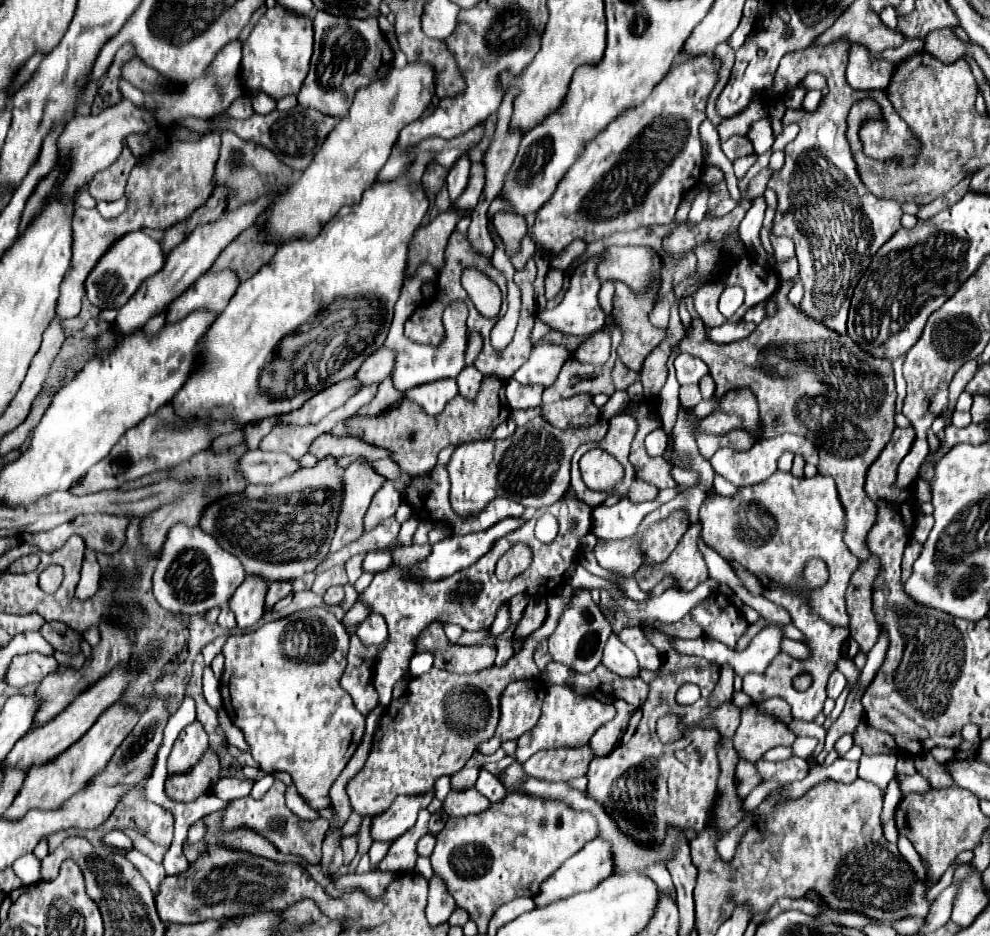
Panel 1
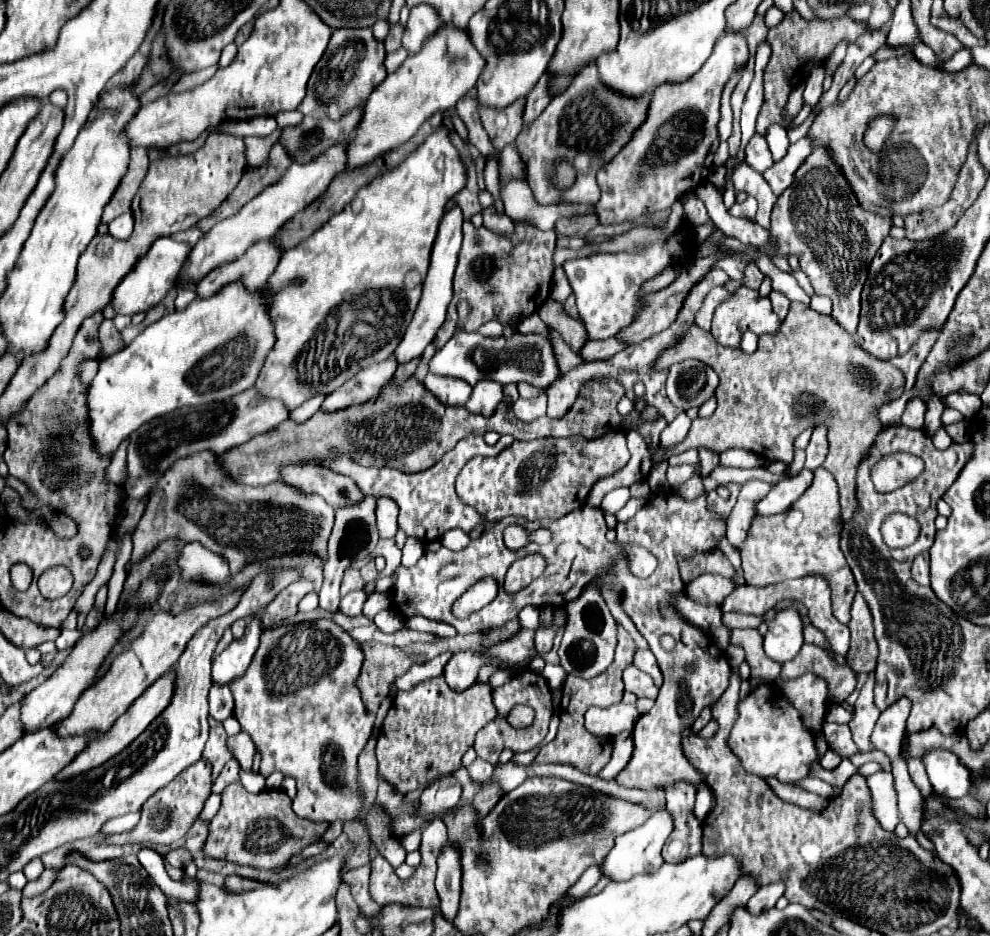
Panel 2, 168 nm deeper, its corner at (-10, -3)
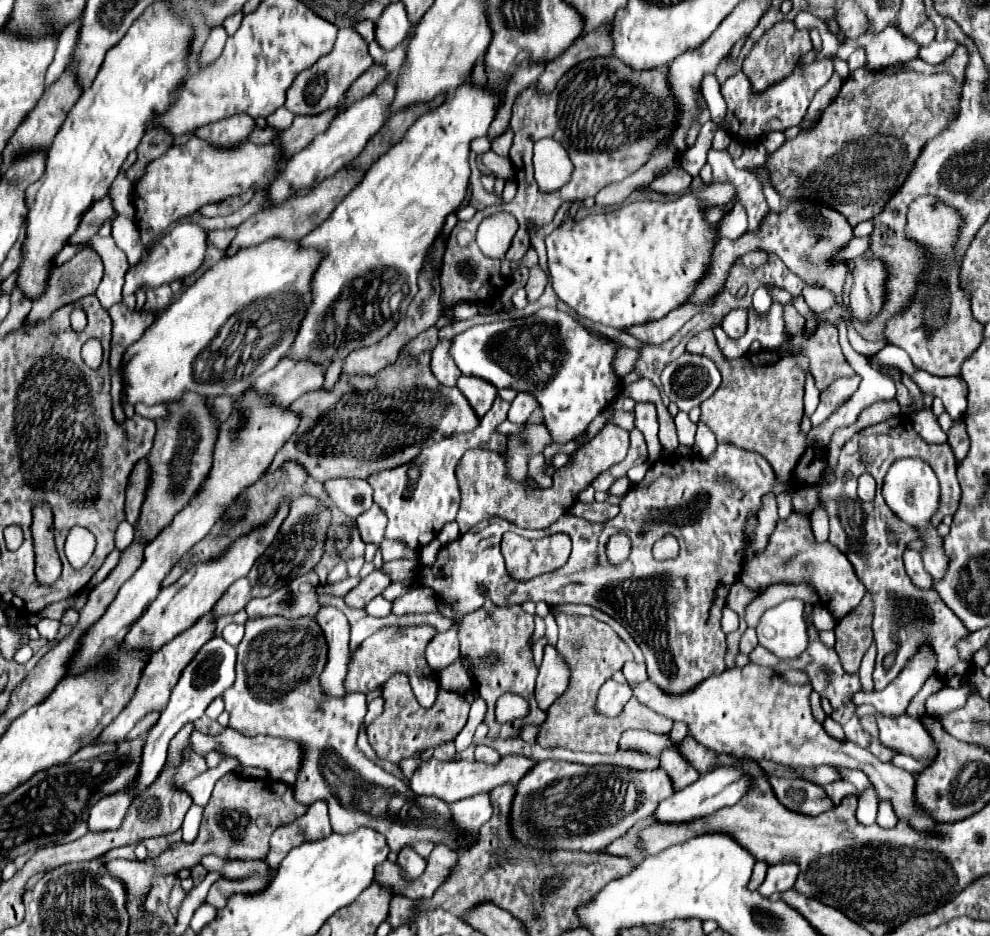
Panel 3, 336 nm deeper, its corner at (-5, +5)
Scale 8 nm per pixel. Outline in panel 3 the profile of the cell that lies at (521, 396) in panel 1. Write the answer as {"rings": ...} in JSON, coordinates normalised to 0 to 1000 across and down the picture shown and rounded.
{"rings":[[[525,419],[517,432],[515,432],[515,438],[513,438],[513,449],[519,451],[519,453],[531,453],[533,444],[543,436],[543,429],[541,425],[537,425],[537,421],[529,421]]]}

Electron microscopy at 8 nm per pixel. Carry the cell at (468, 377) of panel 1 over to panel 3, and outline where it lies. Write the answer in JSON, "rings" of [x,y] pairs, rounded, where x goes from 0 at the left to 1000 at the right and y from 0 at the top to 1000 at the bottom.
{"rings":[[[465,402],[461,412],[471,423],[471,427],[475,429],[475,434],[479,436],[483,447],[487,447],[497,436],[497,429],[503,421],[503,417],[497,410],[489,408],[487,404],[481,404],[481,402]]]}

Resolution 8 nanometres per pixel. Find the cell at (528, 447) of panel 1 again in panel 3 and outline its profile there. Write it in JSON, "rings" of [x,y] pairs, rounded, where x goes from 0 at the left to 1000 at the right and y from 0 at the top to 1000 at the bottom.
{"rings":[[[612,453],[602,468],[598,468],[592,476],[588,476],[584,483],[578,485],[574,498],[562,502],[558,521],[545,521],[545,524],[535,524],[533,519],[529,519],[527,513],[515,513],[511,509],[509,485],[501,485],[497,481],[473,481],[465,489],[461,500],[463,519],[467,526],[467,536],[461,551],[465,571],[473,568],[479,560],[499,551],[505,551],[533,566],[554,564],[558,558],[562,558],[568,549],[572,549],[578,543],[588,521],[598,517],[598,513],[604,506],[630,491],[632,481],[634,481],[634,462],[622,453]]]}

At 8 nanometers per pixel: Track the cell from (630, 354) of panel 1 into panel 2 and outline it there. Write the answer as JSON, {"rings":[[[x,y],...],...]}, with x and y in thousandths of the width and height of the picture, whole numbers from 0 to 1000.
{"rings":[[[799,323],[789,350],[781,357],[767,359],[767,370],[761,378],[728,370],[718,355],[698,346],[686,365],[668,378],[662,395],[664,391],[676,395],[676,391],[694,382],[704,382],[726,400],[724,438],[716,447],[704,447],[688,474],[666,483],[660,491],[696,479],[714,479],[724,485],[738,479],[757,479],[775,491],[791,491],[797,496],[803,468],[813,457],[833,453],[837,459],[837,504],[847,517],[849,551],[858,560],[866,547],[866,498],[886,468],[882,438],[890,438],[894,429],[912,421],[912,400],[898,387],[872,374],[839,338],[815,329],[811,323]]]}

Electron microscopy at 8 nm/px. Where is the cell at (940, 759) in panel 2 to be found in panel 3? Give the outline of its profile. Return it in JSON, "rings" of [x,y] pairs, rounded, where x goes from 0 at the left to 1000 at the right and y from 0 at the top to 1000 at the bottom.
{"rings":[[[878,752],[869,753],[866,756],[866,763],[869,766],[876,763],[882,763],[885,766],[889,791],[893,793],[893,797],[897,799],[901,797],[901,801],[907,801],[911,806],[919,806],[931,812],[939,812],[939,808],[943,808],[945,803],[943,793],[927,767],[919,767],[917,763],[911,763],[909,767],[891,765]]]}

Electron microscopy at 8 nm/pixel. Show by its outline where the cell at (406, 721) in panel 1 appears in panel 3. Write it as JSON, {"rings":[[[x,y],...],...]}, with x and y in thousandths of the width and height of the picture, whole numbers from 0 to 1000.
{"rings":[[[398,720],[386,735],[386,746],[388,746],[388,761],[382,765],[376,774],[372,774],[372,793],[382,806],[382,810],[394,812],[394,814],[404,814],[408,810],[414,810],[422,801],[432,801],[448,795],[451,791],[461,788],[461,784],[469,778],[473,769],[473,759],[475,752],[467,746],[461,744],[459,739],[453,737],[442,737],[442,748],[436,756],[426,756],[422,748],[418,746],[412,722],[410,720]]]}

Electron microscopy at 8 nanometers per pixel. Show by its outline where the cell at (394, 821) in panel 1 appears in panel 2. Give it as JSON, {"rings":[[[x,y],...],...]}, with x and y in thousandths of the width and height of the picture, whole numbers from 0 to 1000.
{"rings":[[[458,829],[443,831],[425,846],[421,870],[429,872],[429,870],[449,868],[454,863],[460,863],[464,859],[464,853],[466,853],[464,835]]]}

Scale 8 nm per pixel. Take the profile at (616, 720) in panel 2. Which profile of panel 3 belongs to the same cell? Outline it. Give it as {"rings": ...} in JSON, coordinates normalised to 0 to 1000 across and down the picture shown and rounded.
{"rings":[[[614,726],[604,741],[604,750],[602,750],[602,759],[606,759],[606,763],[610,765],[624,765],[628,761],[628,756],[632,754],[632,750],[638,746],[638,735],[634,731],[624,731],[620,726]]]}

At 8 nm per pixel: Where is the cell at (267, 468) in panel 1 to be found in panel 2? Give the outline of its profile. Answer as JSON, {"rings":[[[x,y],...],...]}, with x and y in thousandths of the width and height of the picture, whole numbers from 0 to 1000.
{"rings":[[[316,496],[286,498],[284,513],[298,521],[304,521],[306,526],[316,526],[326,530],[330,538],[334,538],[336,543],[342,543],[353,536],[363,536],[367,532],[365,524],[353,509]]]}

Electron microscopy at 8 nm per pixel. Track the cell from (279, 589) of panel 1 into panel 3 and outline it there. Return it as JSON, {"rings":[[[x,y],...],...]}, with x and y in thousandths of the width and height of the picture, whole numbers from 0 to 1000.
{"rings":[[[311,611],[293,624],[285,626],[283,630],[275,632],[269,639],[257,639],[246,650],[253,660],[261,658],[285,658],[285,660],[317,660],[319,652],[323,652],[323,643],[319,637],[323,620],[319,611]]]}

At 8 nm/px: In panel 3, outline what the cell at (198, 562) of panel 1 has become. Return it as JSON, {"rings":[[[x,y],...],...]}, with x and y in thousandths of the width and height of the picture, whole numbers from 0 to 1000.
{"rings":[[[233,666],[232,669],[228,669],[228,671],[226,671],[224,679],[226,679],[226,684],[228,684],[230,688],[240,690],[240,688],[242,688],[242,684],[244,684],[244,679],[246,679],[246,671],[244,671],[244,669],[240,669],[238,666]]]}

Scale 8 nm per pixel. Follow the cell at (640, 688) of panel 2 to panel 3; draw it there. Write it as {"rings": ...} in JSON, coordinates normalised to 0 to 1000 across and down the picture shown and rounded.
{"rings":[[[764,709],[735,714],[727,722],[713,724],[707,733],[695,737],[695,741],[685,744],[667,737],[657,726],[640,735],[640,744],[648,752],[681,771],[691,771],[703,793],[725,806],[739,806],[760,812],[774,810],[784,816],[867,821],[879,831],[889,853],[901,855],[903,868],[909,876],[919,878],[925,887],[941,887],[943,876],[937,870],[931,870],[921,853],[923,829],[901,814],[889,814],[877,801],[865,797],[859,791],[848,793],[836,786],[836,782],[828,771],[822,769],[818,761],[818,739],[820,733],[796,731],[790,720]]]}

